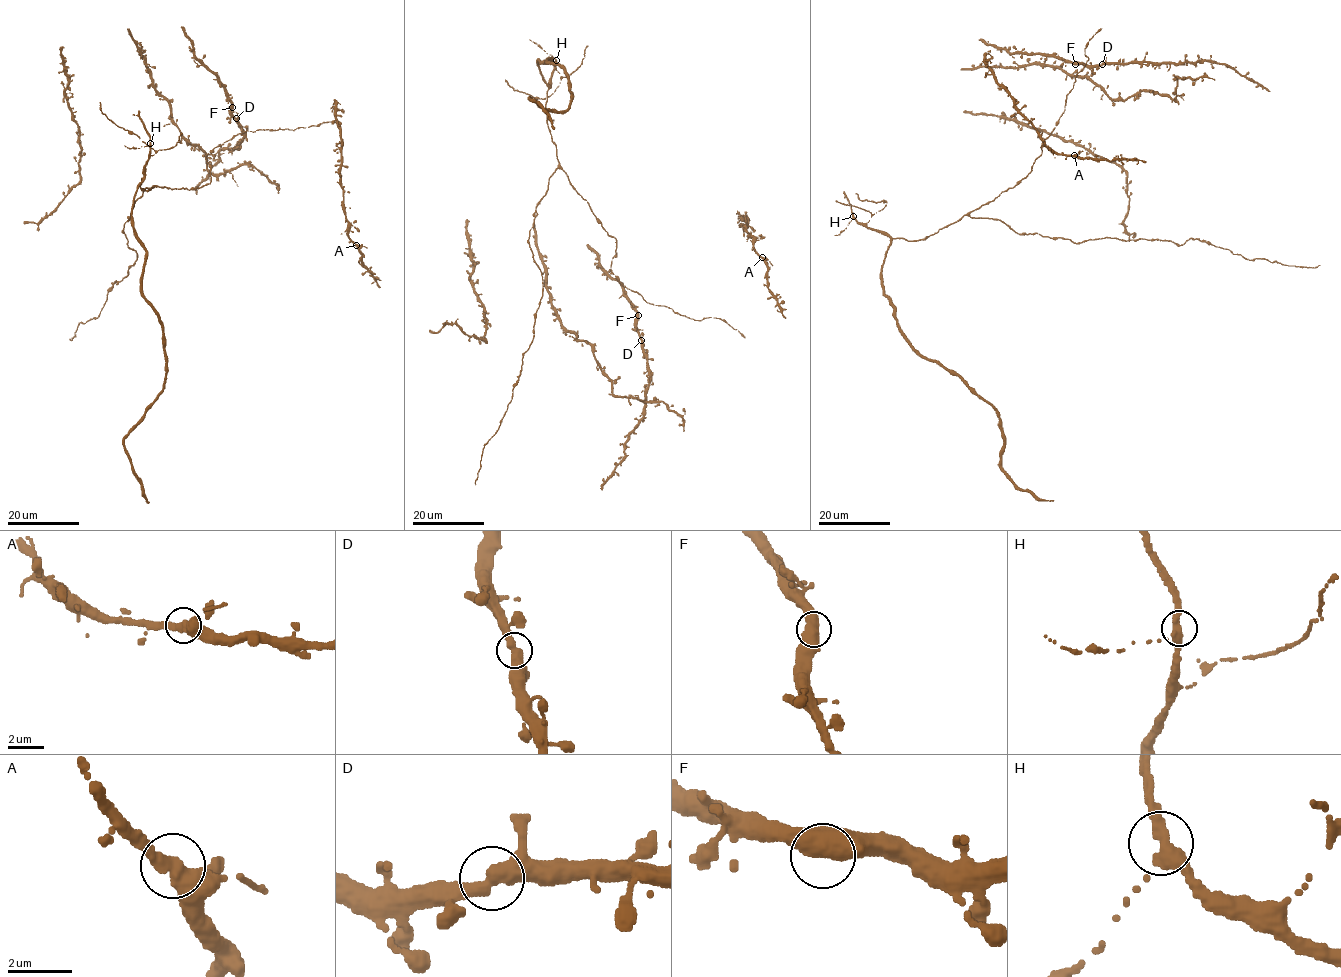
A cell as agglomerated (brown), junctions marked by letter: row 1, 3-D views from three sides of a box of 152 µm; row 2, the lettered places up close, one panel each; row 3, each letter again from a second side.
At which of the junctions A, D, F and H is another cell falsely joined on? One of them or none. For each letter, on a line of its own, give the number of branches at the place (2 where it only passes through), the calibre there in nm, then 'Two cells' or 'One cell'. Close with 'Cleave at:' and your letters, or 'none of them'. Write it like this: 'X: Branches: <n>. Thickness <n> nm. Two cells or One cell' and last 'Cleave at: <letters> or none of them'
A: Branches: 2. Thickness 400 nm. One cell
D: Branches: 2. Thickness 440 nm. One cell
F: Branches: 2. Thickness 460 nm. One cell
H: Branches: 2. Thickness 400 nm. One cell
Cleave at: none of them

